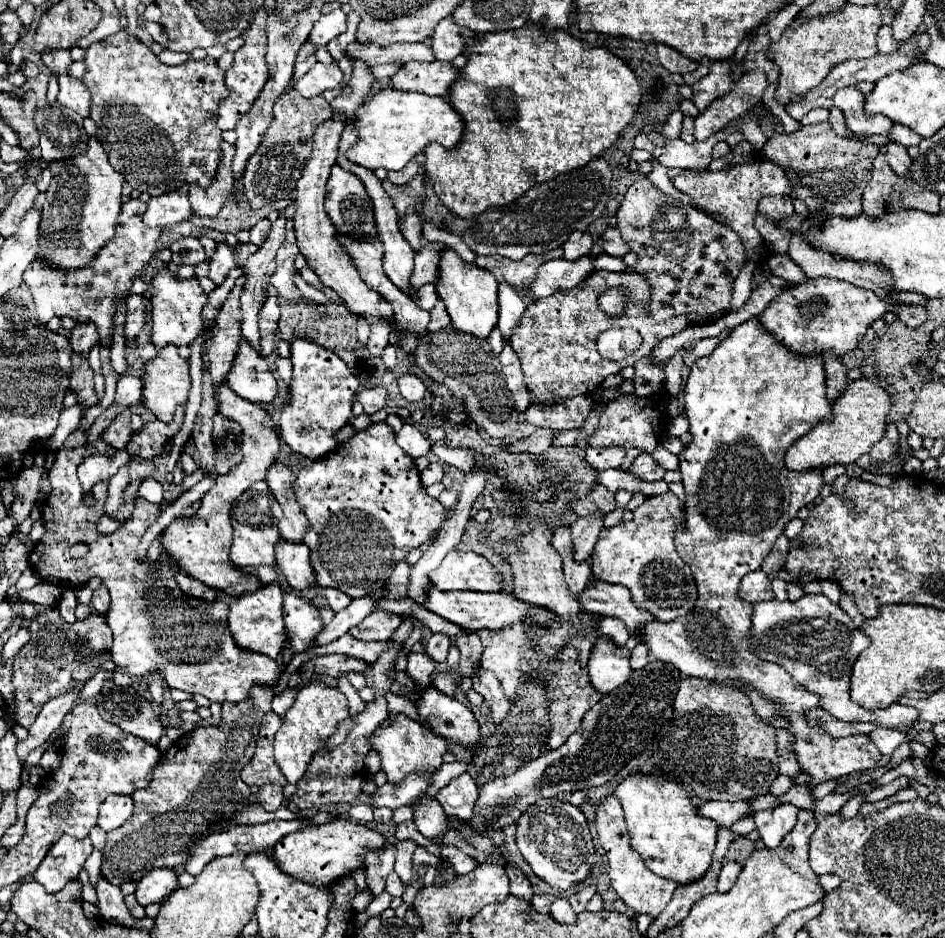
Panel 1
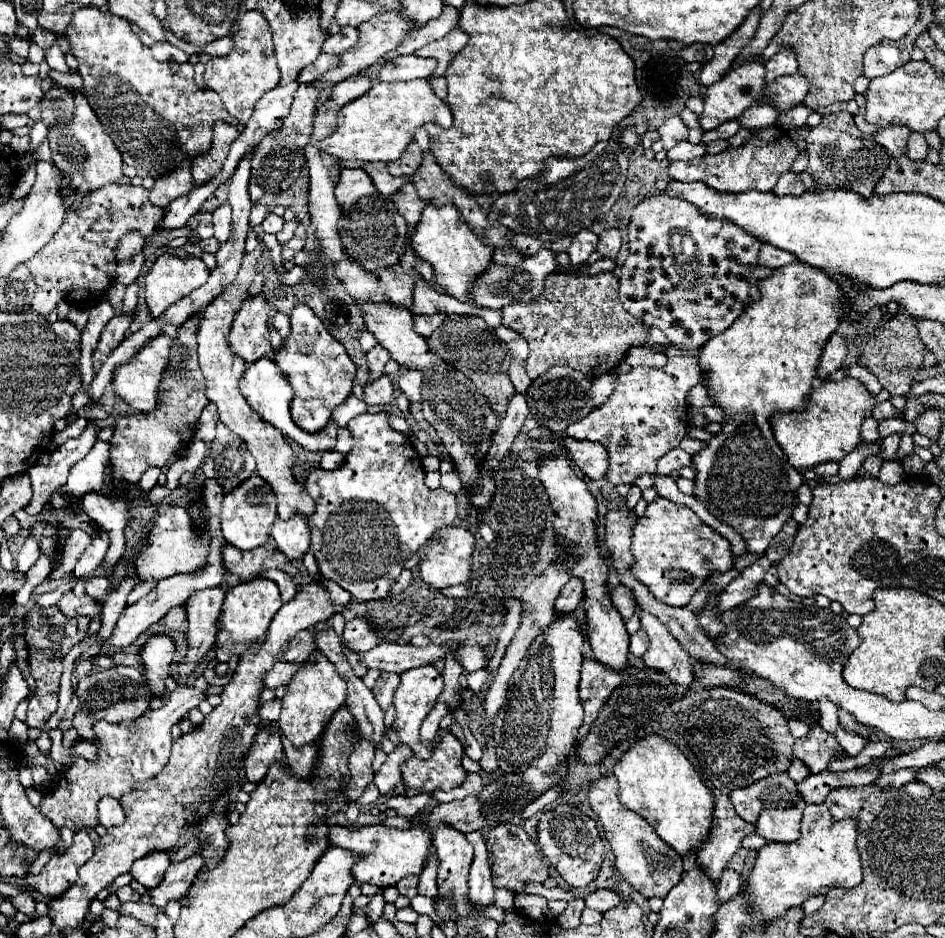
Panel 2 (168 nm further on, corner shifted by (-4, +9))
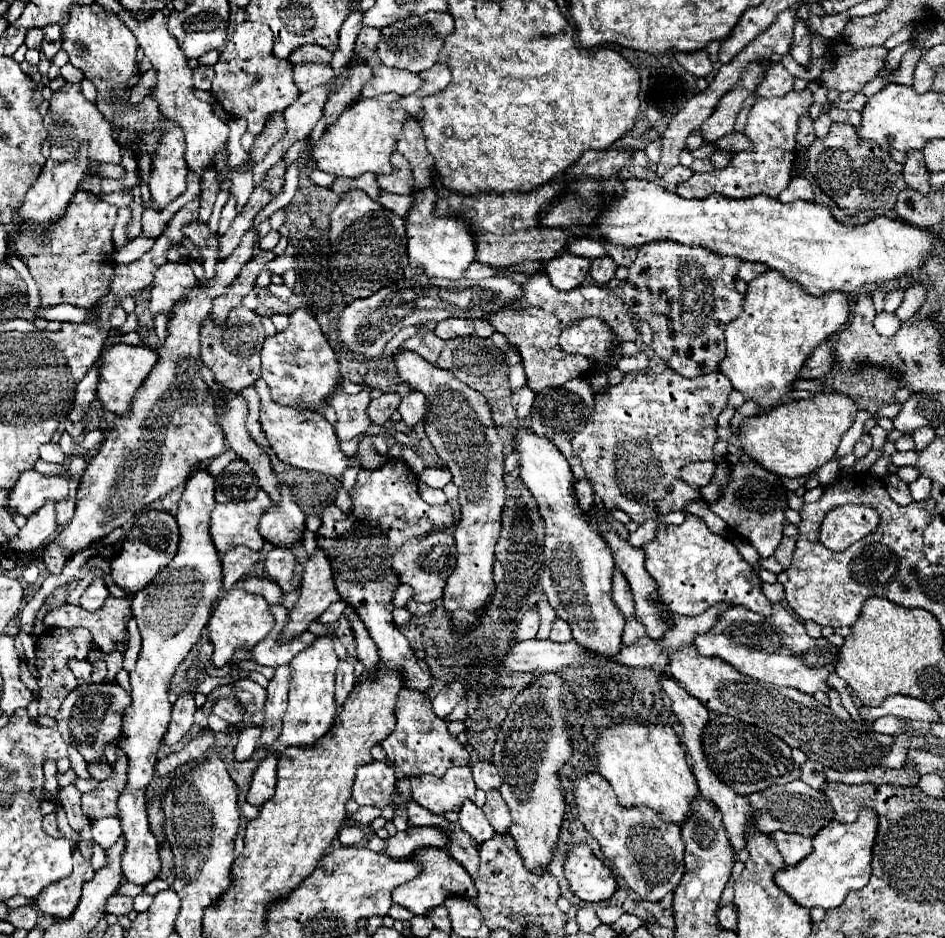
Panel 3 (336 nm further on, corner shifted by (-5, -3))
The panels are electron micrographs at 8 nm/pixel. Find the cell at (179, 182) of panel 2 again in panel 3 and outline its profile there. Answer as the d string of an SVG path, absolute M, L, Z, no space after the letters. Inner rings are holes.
M163 119L163 141L155 153L155 169L151 171L151 199L157 203L157 209L167 207L171 201L175 201L183 191L187 189L187 165L185 165L185 149L183 149L183 131L173 123Z

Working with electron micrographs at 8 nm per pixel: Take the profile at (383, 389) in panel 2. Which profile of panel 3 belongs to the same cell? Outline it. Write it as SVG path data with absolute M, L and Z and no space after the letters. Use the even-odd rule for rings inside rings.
M383 393L381 397L371 401L371 405L367 409L367 415L371 417L373 423L383 425L385 421L391 419L393 411L399 407L399 401L401 401L399 395L395 395L395 393Z

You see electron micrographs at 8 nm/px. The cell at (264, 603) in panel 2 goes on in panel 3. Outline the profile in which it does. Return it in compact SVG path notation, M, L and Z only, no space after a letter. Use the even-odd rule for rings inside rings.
M231 589L217 605L217 609L213 611L209 623L207 623L207 631L209 631L209 639L215 645L215 653L213 653L213 665L215 667L223 667L227 663L231 663L235 649L251 649L255 647L259 641L263 641L269 631L275 627L275 617L269 611L269 603L259 597L259 595L251 595L245 589Z

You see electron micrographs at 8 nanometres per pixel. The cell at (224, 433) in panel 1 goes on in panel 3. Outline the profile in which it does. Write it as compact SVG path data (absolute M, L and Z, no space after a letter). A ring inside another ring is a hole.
M233 459L219 477L215 477L215 499L217 503L243 501L257 493L259 485L253 477L251 467L243 459Z

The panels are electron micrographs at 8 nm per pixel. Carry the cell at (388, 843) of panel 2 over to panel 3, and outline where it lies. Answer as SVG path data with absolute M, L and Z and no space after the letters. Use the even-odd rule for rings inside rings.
M421 847L409 859L413 859L421 867L421 873L405 885L393 889L393 903L407 907L413 915L425 915L429 909L439 907L447 893L463 893L465 897L471 897L471 901L475 903L475 885L471 875L445 849Z

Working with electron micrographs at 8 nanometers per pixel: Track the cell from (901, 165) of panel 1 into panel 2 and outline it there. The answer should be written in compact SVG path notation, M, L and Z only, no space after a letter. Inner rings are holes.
M912 133L910 135L910 139L908 139L908 157L910 159L926 159L926 155L928 155L928 143L926 143L926 139L924 139L924 135L922 133Z

